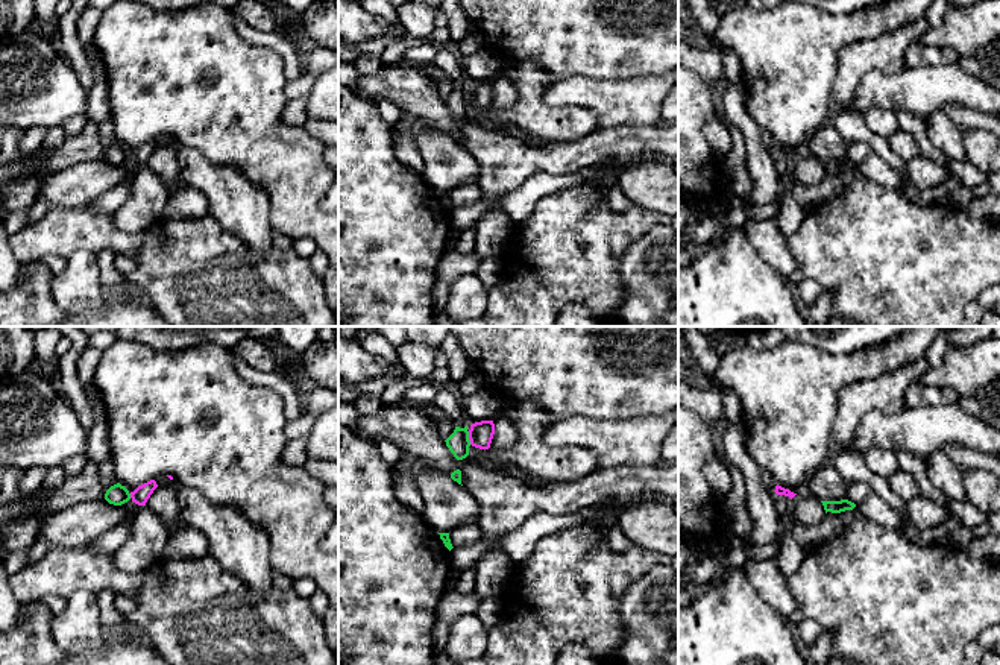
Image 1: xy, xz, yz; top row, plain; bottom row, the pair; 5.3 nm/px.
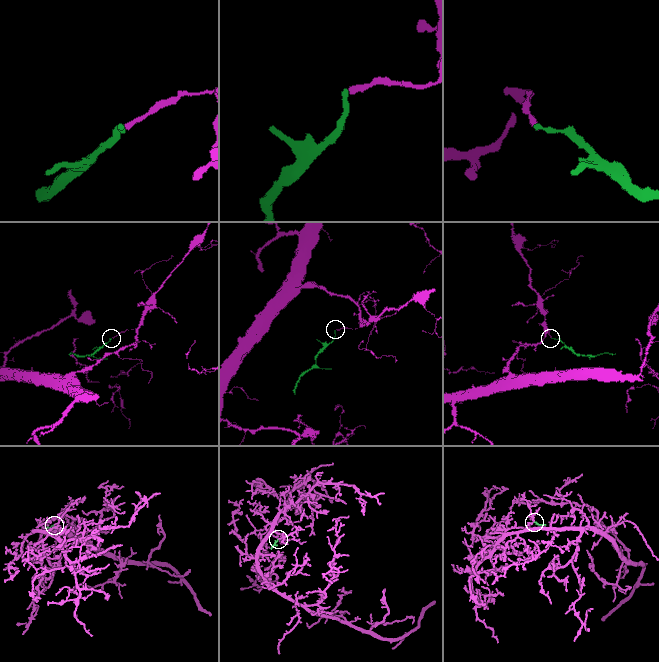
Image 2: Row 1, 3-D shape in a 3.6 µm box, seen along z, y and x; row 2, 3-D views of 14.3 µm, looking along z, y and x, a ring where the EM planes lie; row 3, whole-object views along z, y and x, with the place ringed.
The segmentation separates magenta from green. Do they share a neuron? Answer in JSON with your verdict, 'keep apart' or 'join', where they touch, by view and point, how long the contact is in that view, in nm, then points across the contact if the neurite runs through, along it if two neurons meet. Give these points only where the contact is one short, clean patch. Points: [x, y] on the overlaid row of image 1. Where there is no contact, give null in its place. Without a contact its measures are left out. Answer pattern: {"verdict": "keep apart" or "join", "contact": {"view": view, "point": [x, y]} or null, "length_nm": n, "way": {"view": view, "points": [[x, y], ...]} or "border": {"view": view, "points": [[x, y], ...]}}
{"verdict": "keep apart", "contact": {"view": "xz", "point": [469, 438]}, "length_nm": 70, "border": {"view": "xz", "points": [[468, 431], [471, 444]]}}

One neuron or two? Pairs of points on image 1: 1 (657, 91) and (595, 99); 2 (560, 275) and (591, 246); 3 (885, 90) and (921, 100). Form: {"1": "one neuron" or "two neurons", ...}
{"1": "one neuron", "2": "one neuron", "3": "one neuron"}

